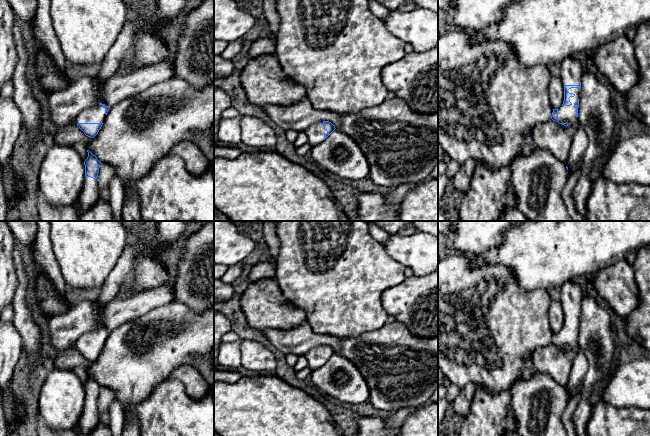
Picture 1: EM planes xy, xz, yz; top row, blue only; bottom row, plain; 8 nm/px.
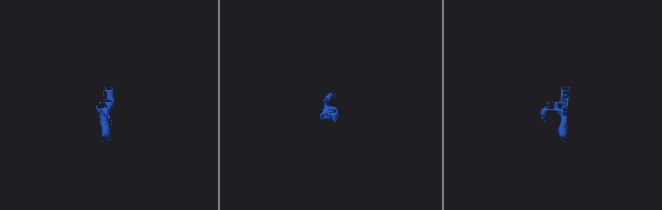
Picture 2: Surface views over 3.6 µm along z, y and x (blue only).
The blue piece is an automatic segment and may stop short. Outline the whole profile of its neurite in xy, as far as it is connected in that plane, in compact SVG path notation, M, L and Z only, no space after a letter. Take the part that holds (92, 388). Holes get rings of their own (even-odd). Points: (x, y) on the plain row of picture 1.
M89 374L88 381L84 385L85 389L85 403L82 415L76 427L79 431L79 436L88 435L99 421L99 412L97 408L97 401L101 385L97 383Z

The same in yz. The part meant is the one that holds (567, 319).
M567 280L560 287L560 301L564 308L564 325L559 333L553 333L551 343L564 350L580 351L578 344L582 291L574 280Z

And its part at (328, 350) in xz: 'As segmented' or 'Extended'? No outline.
Extended

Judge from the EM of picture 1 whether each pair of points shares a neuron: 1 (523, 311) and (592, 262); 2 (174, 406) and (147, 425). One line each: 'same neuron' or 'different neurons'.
1: different neurons
2: same neuron

